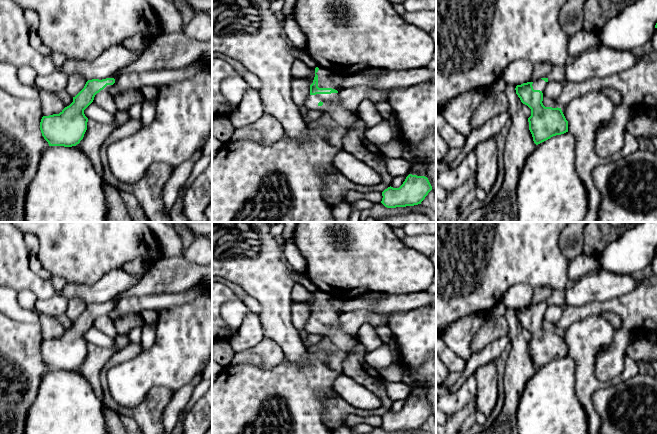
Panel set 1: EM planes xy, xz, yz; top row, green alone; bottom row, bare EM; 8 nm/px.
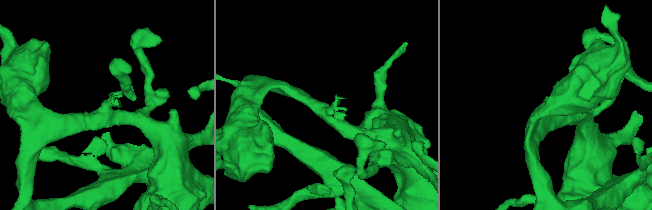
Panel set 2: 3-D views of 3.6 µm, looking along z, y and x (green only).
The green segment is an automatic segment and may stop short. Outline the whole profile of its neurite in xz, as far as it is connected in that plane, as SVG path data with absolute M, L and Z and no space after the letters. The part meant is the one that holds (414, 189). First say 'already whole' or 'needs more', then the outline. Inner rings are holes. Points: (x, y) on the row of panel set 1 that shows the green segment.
already whole; M409 174L399 188L390 186L382 192L381 203L387 208L418 205L431 190L427 177Z

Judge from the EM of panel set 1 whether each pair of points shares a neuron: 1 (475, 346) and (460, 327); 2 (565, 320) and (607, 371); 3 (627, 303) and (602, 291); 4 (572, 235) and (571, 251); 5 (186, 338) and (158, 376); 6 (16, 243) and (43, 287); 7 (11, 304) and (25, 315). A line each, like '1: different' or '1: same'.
1: different
2: same
3: different
4: same
5: same
6: same
7: same

